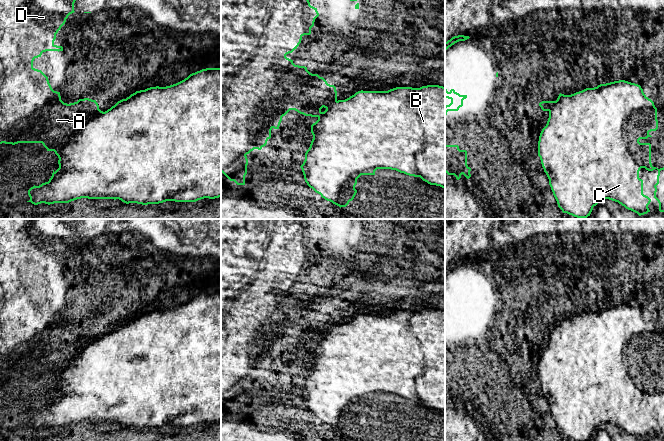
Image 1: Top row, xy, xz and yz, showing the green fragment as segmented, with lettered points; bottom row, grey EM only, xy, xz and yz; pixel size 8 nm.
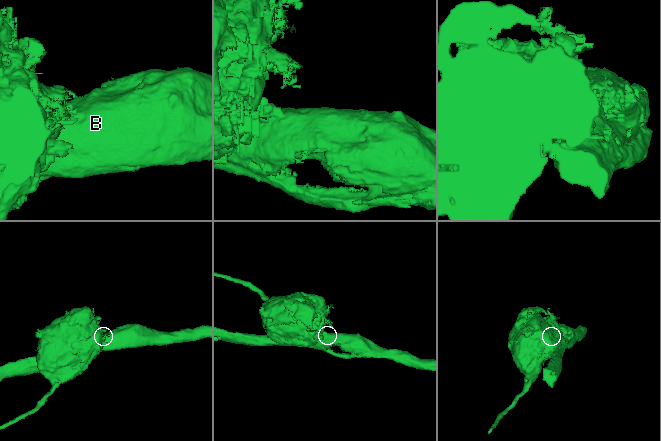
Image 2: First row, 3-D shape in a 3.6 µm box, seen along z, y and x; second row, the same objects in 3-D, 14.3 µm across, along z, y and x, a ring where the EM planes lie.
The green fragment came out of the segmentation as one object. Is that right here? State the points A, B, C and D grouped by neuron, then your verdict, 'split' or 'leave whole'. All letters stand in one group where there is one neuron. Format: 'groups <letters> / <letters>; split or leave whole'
groups A D / B C; split

